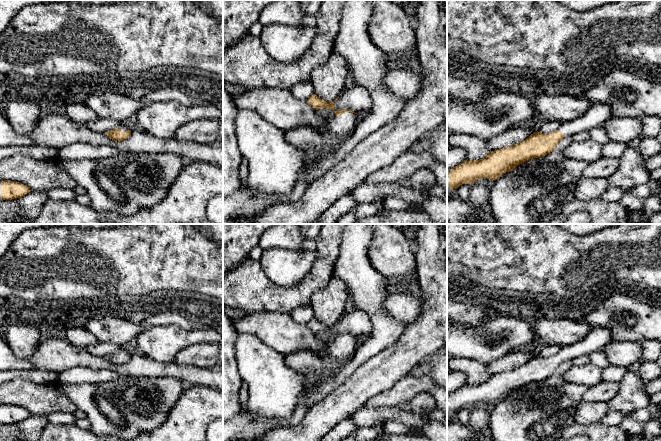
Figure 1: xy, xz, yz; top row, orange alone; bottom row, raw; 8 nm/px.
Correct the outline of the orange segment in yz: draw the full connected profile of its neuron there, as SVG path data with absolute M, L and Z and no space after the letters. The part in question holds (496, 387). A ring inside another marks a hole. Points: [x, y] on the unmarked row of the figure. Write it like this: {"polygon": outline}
{"polygon": "M592 326L584 338L574 344L561 347L554 356L534 356L512 370L489 375L482 383L466 383L454 392L448 393L447 410L457 413L462 408L474 408L475 404L483 401L493 405L532 382L540 382L556 374L558 366L563 361L601 351L613 340L610 329Z"}

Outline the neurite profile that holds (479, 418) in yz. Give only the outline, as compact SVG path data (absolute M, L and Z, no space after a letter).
M471 408L469 419L469 426L475 430L482 430L489 427L490 424L490 410L483 408Z

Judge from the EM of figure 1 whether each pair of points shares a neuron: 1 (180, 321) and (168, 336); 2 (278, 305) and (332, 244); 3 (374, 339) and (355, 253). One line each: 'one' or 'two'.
1: two
2: one
3: one

